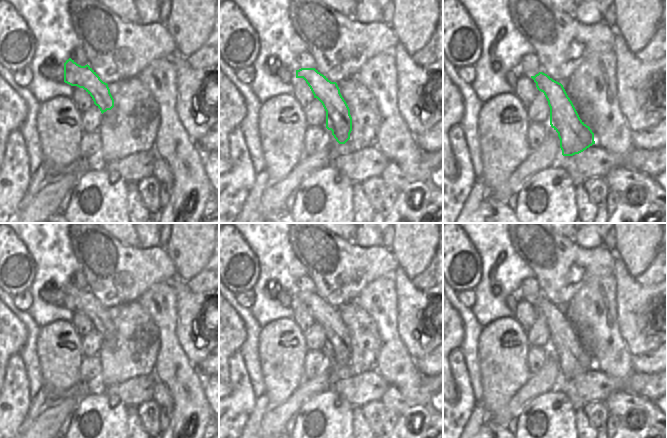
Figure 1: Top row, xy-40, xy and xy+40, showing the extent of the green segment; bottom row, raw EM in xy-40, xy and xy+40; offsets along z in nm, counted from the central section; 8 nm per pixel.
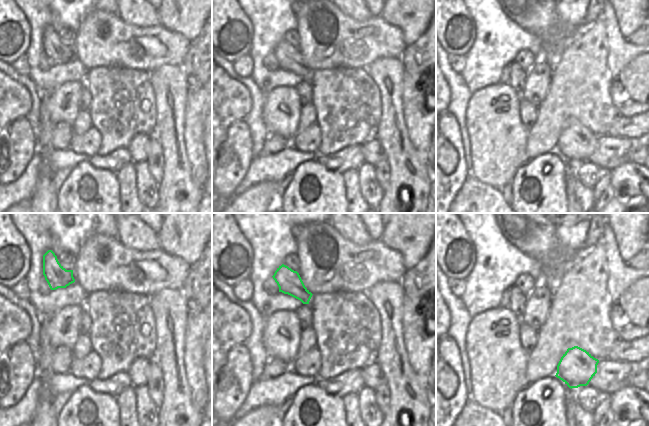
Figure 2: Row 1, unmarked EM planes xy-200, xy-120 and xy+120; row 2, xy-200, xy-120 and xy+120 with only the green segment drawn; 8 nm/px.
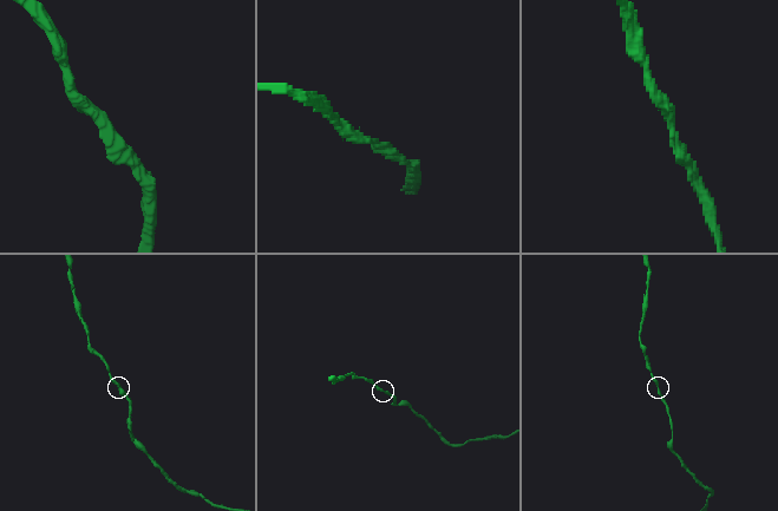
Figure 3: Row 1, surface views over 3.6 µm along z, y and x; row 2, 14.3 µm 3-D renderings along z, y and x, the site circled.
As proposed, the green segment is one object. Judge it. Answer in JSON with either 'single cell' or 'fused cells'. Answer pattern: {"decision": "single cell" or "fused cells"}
{"decision": "single cell"}

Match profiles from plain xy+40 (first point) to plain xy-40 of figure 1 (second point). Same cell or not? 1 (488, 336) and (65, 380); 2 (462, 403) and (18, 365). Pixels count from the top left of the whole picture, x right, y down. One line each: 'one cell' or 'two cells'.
1: one cell
2: one cell

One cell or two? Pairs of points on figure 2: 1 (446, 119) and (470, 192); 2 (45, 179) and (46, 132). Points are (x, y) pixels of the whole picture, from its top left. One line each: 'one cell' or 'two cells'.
1: two cells
2: one cell

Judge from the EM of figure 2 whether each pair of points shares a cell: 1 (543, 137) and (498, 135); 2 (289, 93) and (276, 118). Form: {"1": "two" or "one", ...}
{"1": "two", "2": "one"}

